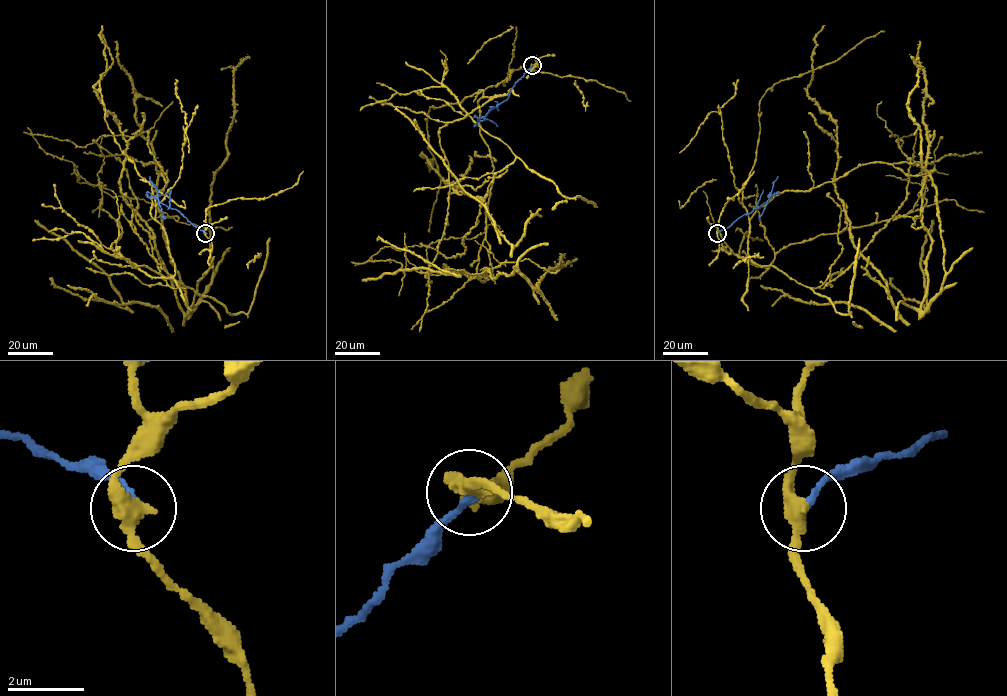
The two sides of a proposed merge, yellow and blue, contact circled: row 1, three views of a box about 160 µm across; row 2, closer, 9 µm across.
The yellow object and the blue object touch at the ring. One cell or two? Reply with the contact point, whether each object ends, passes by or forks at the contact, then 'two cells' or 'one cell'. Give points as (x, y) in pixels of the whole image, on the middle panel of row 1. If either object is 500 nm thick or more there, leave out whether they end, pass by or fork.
at (532, 65); yellow passes by; blue ends there; two cells

